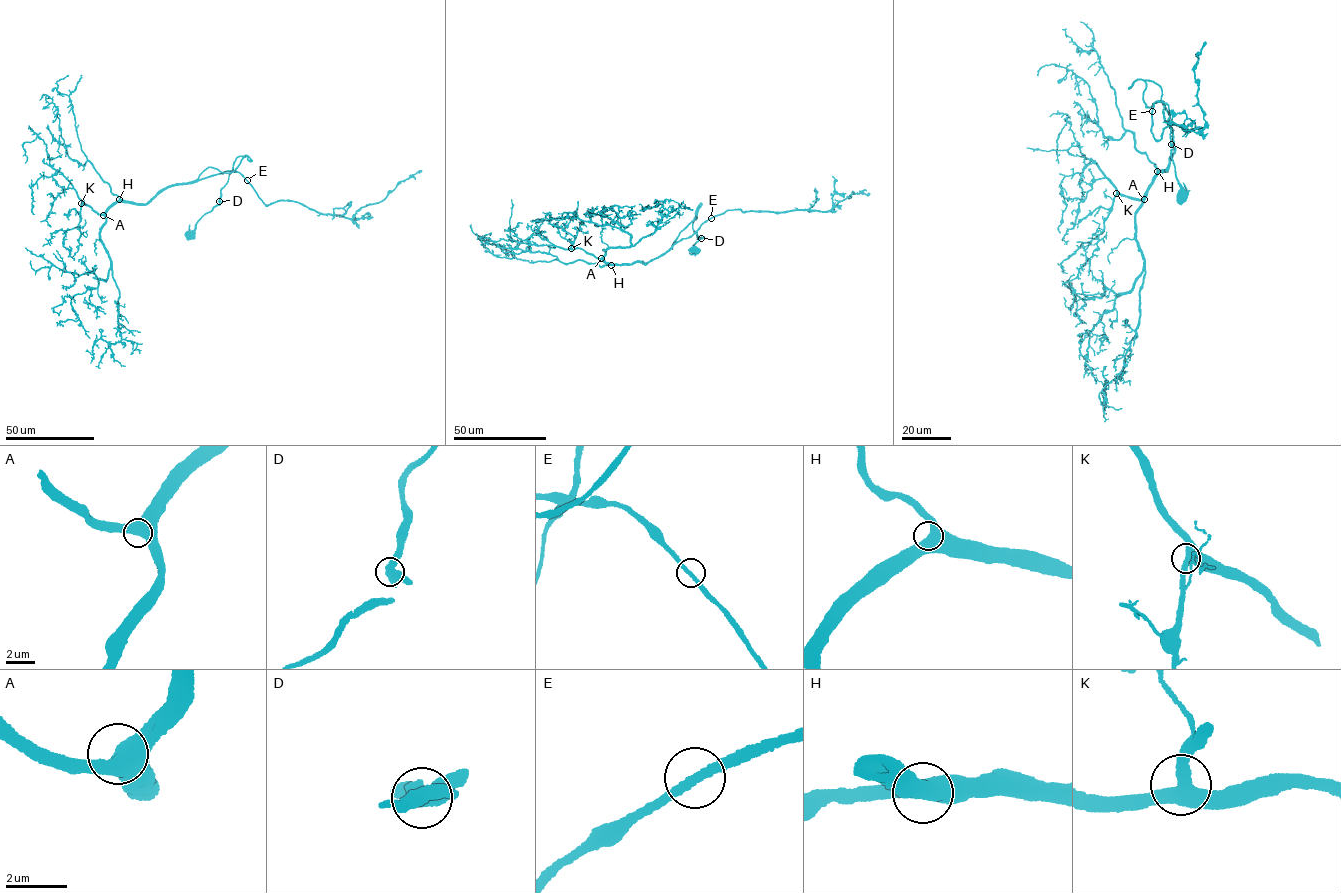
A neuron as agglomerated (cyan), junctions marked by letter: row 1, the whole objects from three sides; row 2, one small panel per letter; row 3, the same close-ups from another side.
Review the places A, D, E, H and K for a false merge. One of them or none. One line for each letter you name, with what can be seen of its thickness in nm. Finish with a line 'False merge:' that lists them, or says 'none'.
False merge: none

